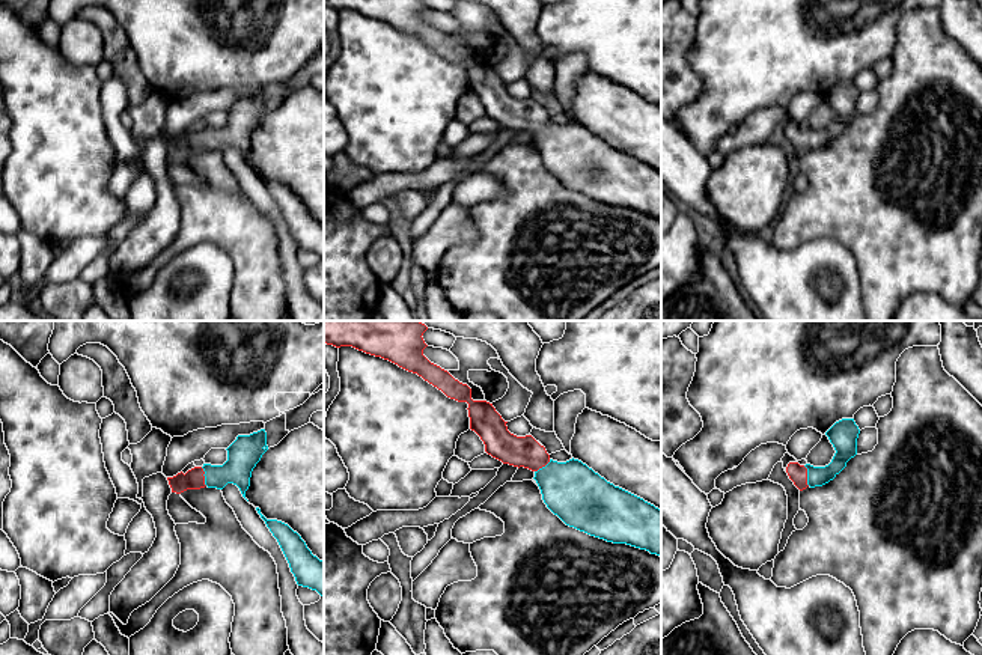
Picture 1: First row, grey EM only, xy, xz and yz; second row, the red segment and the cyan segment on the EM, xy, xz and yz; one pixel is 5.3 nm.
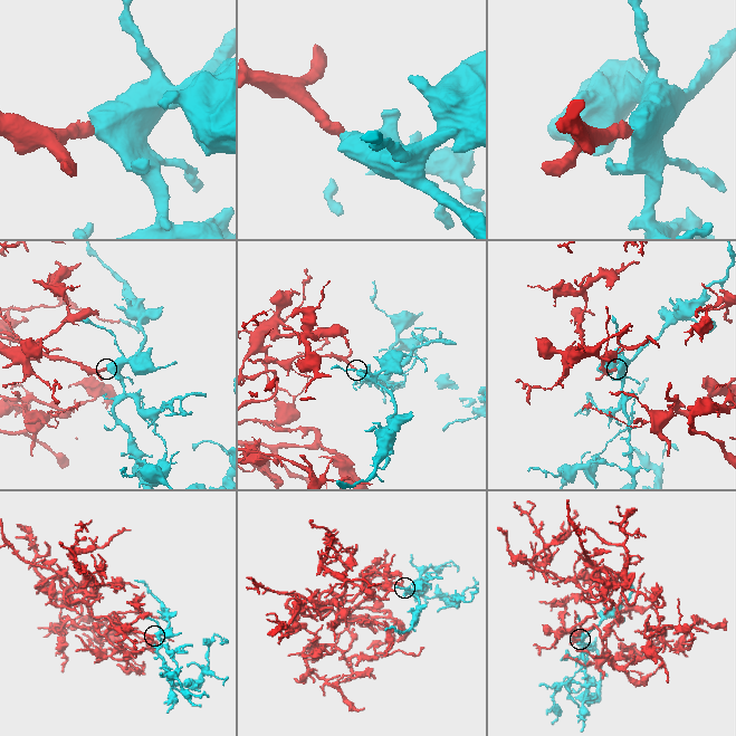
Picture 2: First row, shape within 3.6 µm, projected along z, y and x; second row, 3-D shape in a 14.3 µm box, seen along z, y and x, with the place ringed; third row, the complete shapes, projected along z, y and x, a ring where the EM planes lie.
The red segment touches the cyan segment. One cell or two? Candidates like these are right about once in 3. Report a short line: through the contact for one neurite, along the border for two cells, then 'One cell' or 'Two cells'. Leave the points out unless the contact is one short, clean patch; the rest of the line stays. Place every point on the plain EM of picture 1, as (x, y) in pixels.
Line: yz (797, 136), (806, 139), (817, 139). One cell

